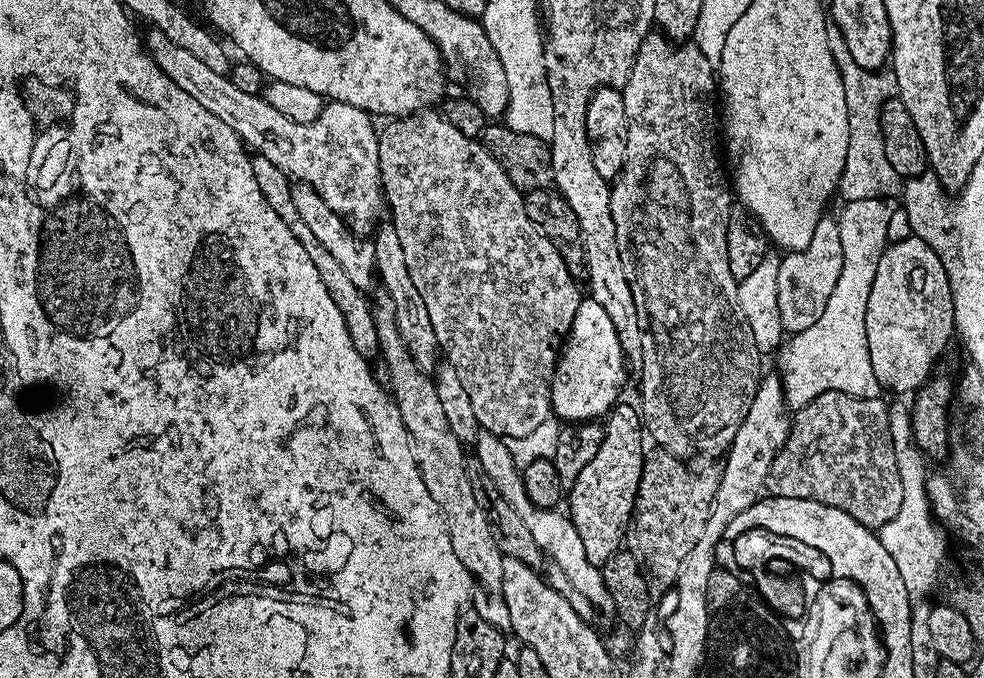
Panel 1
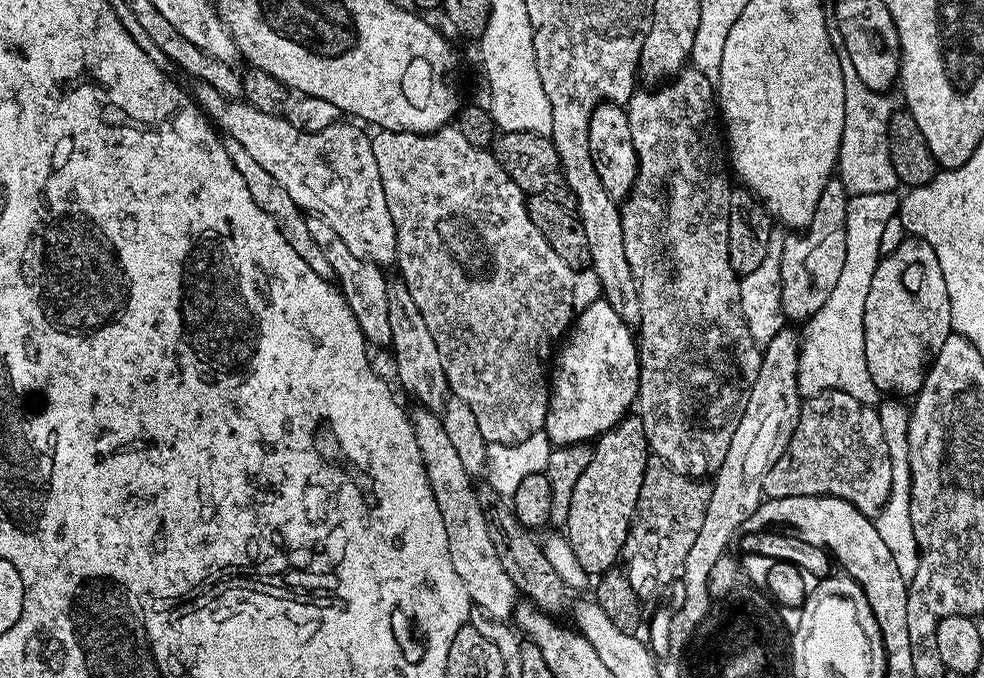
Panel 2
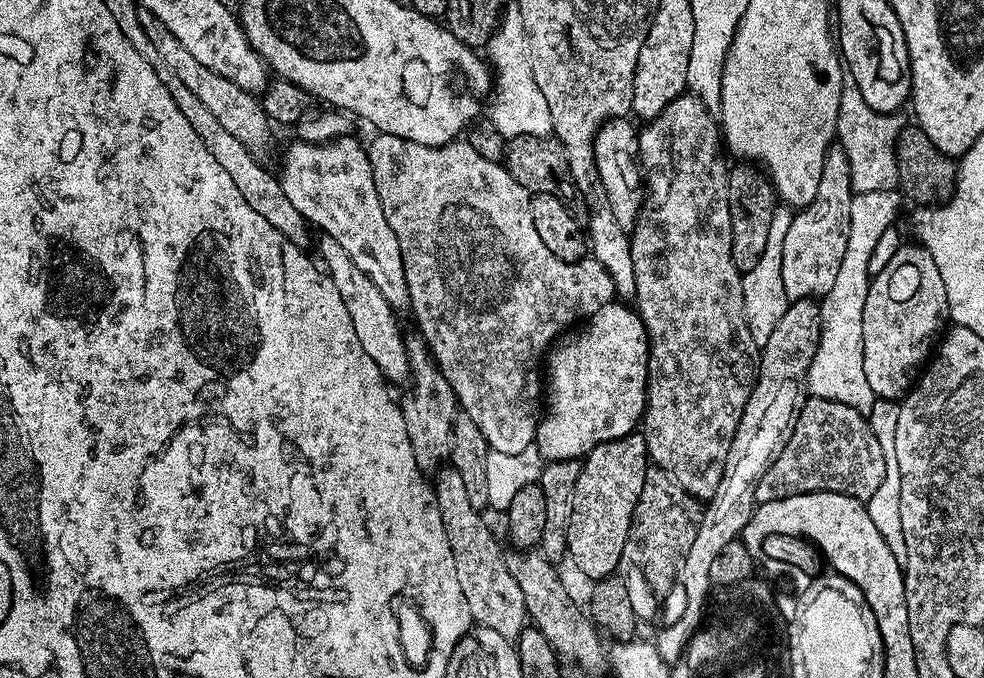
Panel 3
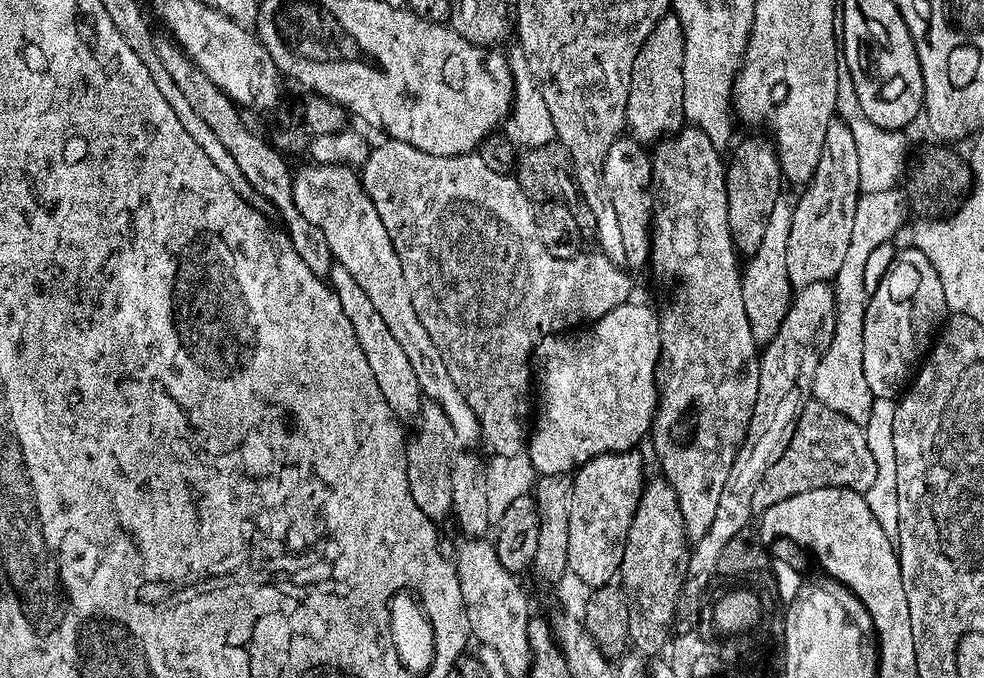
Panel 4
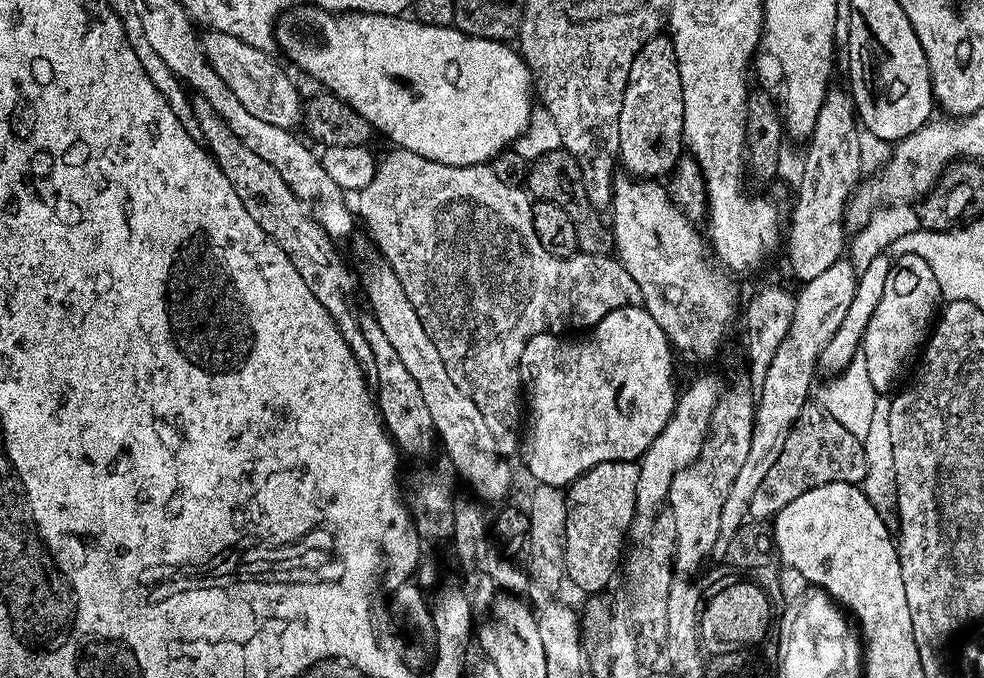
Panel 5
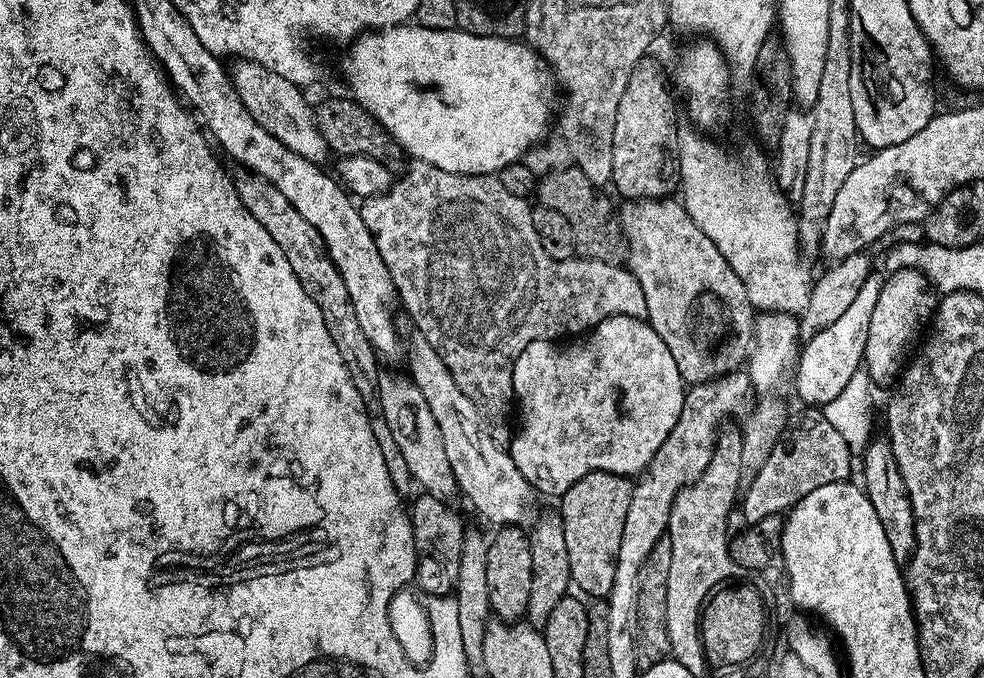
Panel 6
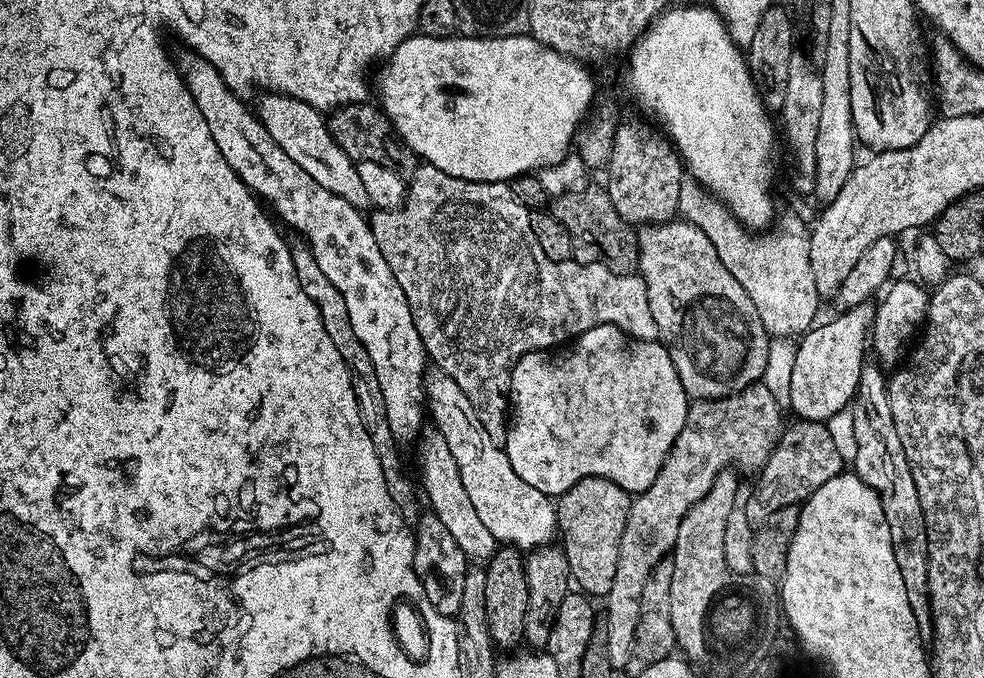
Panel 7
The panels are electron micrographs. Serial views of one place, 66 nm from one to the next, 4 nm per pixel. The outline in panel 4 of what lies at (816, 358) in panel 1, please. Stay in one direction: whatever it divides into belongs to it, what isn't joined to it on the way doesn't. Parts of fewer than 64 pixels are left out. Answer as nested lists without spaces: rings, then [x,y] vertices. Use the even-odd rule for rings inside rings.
[[[899,187],[877,192],[865,192],[857,198],[857,209],[854,210],[854,228],[850,233],[850,246],[847,247],[846,258],[838,269],[834,279],[836,293],[836,325],[834,336],[826,354],[818,362],[818,370],[814,374],[812,396],[821,400],[830,410],[838,410],[838,414],[846,414],[850,422],[864,426],[870,418],[870,406],[873,397],[870,386],[866,386],[866,374],[862,374],[862,330],[864,315],[868,305],[869,294],[863,281],[865,277],[866,258],[877,247],[888,241],[895,241],[896,231],[909,223],[910,209],[908,197]]]

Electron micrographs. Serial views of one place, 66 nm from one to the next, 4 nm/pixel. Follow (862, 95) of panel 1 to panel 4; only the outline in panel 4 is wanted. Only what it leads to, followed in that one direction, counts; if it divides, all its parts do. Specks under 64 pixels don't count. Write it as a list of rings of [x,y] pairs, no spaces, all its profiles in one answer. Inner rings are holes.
[[[843,54],[838,55],[836,116],[850,128],[851,136],[854,137],[855,149],[858,150],[858,182],[860,183],[861,193],[890,190],[897,187],[901,183],[906,172],[906,165],[909,163],[908,132],[884,129],[882,126],[875,125],[866,116],[866,113],[862,110],[862,102],[858,102],[858,90],[854,90],[854,78],[850,78],[850,65],[846,62]],[[904,163],[906,163],[905,168]]]

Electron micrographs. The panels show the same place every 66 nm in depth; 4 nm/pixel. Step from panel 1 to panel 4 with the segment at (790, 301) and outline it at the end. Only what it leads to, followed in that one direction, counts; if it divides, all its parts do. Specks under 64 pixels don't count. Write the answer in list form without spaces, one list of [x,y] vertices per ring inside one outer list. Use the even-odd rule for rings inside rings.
[[[834,118],[826,128],[822,142],[821,157],[808,183],[798,197],[796,210],[786,246],[788,278],[793,289],[799,290],[816,282],[833,281],[847,247],[850,246],[850,233],[854,228],[854,210],[860,191],[858,150],[850,128],[840,119]]]

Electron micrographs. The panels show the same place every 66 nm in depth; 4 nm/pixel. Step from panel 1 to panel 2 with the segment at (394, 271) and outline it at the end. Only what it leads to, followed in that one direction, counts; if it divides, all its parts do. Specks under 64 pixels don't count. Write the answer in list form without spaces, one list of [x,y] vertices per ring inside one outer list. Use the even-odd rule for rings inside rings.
[[[399,278],[389,279],[386,298],[390,310],[390,351],[396,359],[396,376],[400,379],[401,386],[416,402],[434,413],[439,413],[450,397],[450,389],[442,354],[438,354],[438,342],[434,342],[434,334],[430,334],[430,329],[422,318],[422,310],[418,310],[407,282]]]

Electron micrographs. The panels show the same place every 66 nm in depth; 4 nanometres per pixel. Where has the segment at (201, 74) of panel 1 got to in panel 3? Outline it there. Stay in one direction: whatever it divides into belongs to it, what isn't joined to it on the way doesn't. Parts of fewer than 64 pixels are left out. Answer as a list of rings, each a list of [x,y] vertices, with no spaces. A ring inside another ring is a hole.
[[[355,135],[339,136],[327,144],[306,144],[292,142],[287,145],[292,156],[283,153],[282,166],[278,171],[278,179],[286,198],[294,205],[294,210],[302,214],[302,218],[313,229],[321,228],[323,235],[334,238],[346,254],[350,254],[350,262],[378,286],[382,298],[393,310],[407,309],[410,305],[410,294],[406,286],[406,270],[402,266],[402,250],[398,246],[398,238],[394,238],[394,230],[386,222],[386,214],[382,214],[382,202],[378,202],[378,190],[374,186],[374,174],[370,170],[368,149],[356,141]]]

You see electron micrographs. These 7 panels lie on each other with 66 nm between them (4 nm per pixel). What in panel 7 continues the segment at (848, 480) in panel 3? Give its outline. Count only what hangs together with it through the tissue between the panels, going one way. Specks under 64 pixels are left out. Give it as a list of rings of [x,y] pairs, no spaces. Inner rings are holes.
[[[797,419],[783,429],[780,441],[776,443],[775,450],[768,455],[764,467],[755,477],[756,482],[751,485],[752,493],[749,500],[742,504],[746,514],[746,522],[750,522],[752,529],[762,526],[774,510],[782,510],[782,506],[800,504],[818,490],[818,486],[826,486],[830,478],[839,476],[845,471],[844,459],[838,454],[834,446],[834,438],[830,438],[827,423]]]

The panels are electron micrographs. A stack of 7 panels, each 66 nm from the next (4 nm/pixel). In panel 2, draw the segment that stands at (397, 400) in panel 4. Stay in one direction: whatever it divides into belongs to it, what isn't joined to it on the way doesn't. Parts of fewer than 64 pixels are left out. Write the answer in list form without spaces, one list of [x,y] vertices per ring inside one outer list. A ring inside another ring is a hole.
[[[309,215],[308,224],[310,226],[310,235],[314,237],[314,242],[318,242],[318,246],[322,246],[322,254],[326,254],[326,262],[330,262],[333,277],[344,295],[344,300],[350,306],[350,310],[362,330],[365,341],[369,345],[391,345],[390,310],[388,309],[388,299],[386,298],[389,277],[387,275],[384,276],[385,269],[379,264],[372,264],[368,260],[356,257],[346,247],[346,242],[342,242],[342,238],[338,238],[338,234],[334,231],[334,226],[330,226],[330,222],[326,222],[326,218]]]

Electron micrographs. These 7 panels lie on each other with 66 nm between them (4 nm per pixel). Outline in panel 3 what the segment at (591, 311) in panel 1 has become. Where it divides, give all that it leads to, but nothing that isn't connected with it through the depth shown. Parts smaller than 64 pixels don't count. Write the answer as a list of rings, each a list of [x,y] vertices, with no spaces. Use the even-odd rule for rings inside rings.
[[[624,302],[607,304],[606,306],[602,306],[602,310],[598,310],[594,315],[587,317],[586,323],[580,327],[569,331],[546,356],[546,380],[547,383],[548,380],[552,383],[552,393],[550,393],[549,396],[547,393],[546,411],[543,413],[542,419],[537,423],[534,443],[543,456],[543,459],[548,462],[555,462],[558,460],[580,460],[600,444],[605,444],[611,440],[617,440],[618,438],[628,436],[632,432],[637,431],[638,425],[641,423],[644,414],[644,404],[648,401],[648,331],[642,322],[640,313],[636,311],[635,307],[629,306]]]

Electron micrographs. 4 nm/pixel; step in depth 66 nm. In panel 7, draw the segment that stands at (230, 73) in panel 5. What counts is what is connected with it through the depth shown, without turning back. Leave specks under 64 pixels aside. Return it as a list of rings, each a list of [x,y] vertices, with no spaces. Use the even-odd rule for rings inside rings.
[[[265,91],[263,95],[260,105],[255,105],[254,111],[262,124],[266,126],[270,138],[273,138],[274,142],[306,174],[309,174],[314,182],[325,187],[326,190],[330,190],[331,193],[338,194],[339,197],[346,199],[356,208],[367,209],[369,207],[369,195],[366,194],[362,185],[362,178],[358,175],[357,163],[350,159],[348,154],[338,146],[329,132],[327,119],[323,113],[317,111],[314,106],[284,96],[281,92]]]

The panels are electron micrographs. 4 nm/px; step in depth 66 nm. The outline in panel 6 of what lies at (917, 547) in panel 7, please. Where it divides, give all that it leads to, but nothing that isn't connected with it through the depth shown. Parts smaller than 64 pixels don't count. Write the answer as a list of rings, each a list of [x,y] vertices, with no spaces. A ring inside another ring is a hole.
[[[873,439],[864,449],[862,459],[864,459],[862,487],[867,492],[874,511],[878,513],[878,522],[882,522],[882,530],[886,530],[886,542],[890,542],[890,554],[894,554],[900,565],[907,565],[916,549],[916,523],[906,482],[902,482],[902,474],[898,470],[898,462],[892,453],[892,446],[887,439]]]

